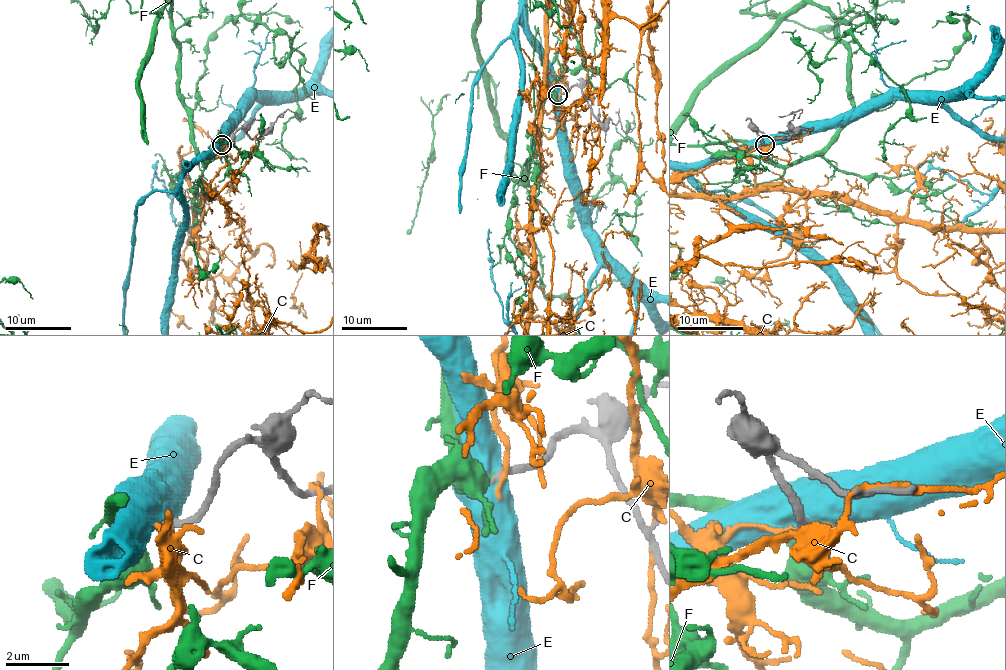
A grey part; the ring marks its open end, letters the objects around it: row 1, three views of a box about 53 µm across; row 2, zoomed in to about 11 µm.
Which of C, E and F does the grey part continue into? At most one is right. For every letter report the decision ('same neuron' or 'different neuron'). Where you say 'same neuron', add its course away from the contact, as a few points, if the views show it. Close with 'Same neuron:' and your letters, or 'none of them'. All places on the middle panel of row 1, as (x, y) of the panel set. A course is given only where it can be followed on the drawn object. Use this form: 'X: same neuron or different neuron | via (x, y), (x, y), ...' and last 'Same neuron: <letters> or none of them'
C: different neuron
E: different neuron
F: same neuron
Same neuron: F

